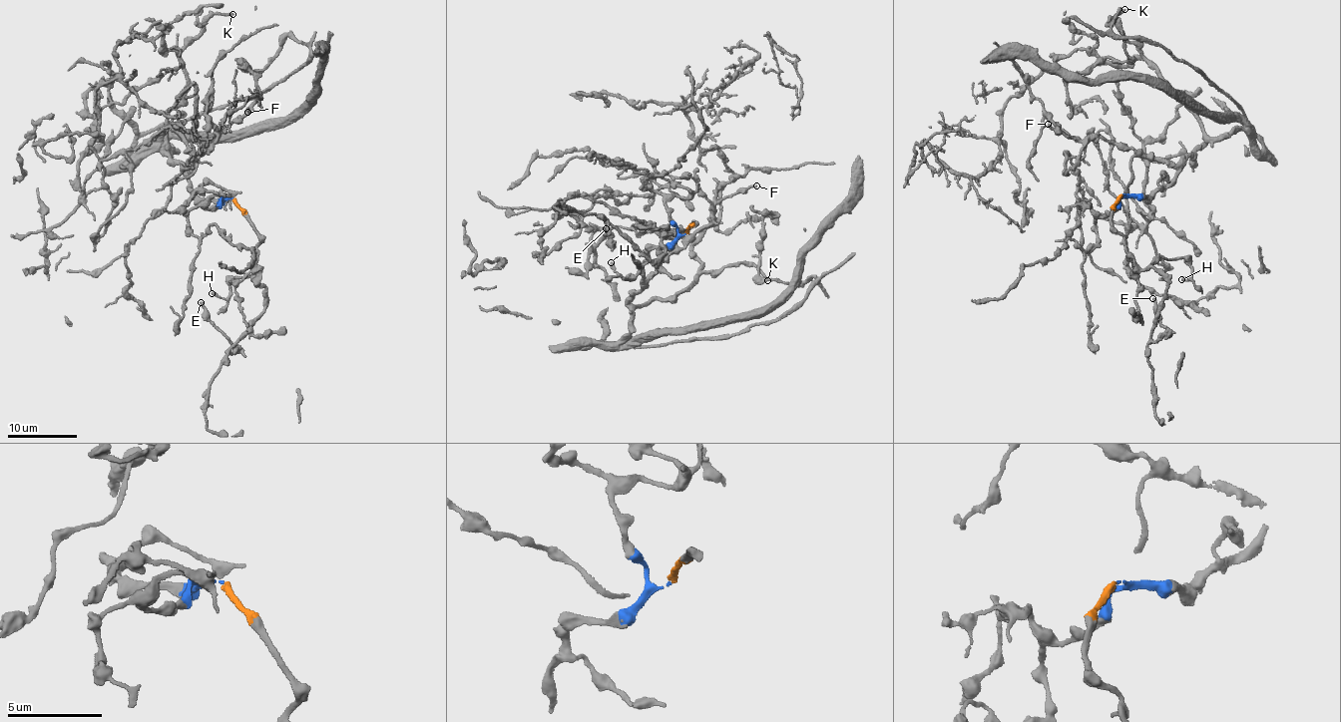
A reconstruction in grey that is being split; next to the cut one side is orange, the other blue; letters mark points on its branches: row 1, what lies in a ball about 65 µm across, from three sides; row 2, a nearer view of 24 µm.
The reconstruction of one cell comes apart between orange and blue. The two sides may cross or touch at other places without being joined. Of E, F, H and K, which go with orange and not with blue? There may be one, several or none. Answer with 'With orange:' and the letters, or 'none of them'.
With orange: E, H

